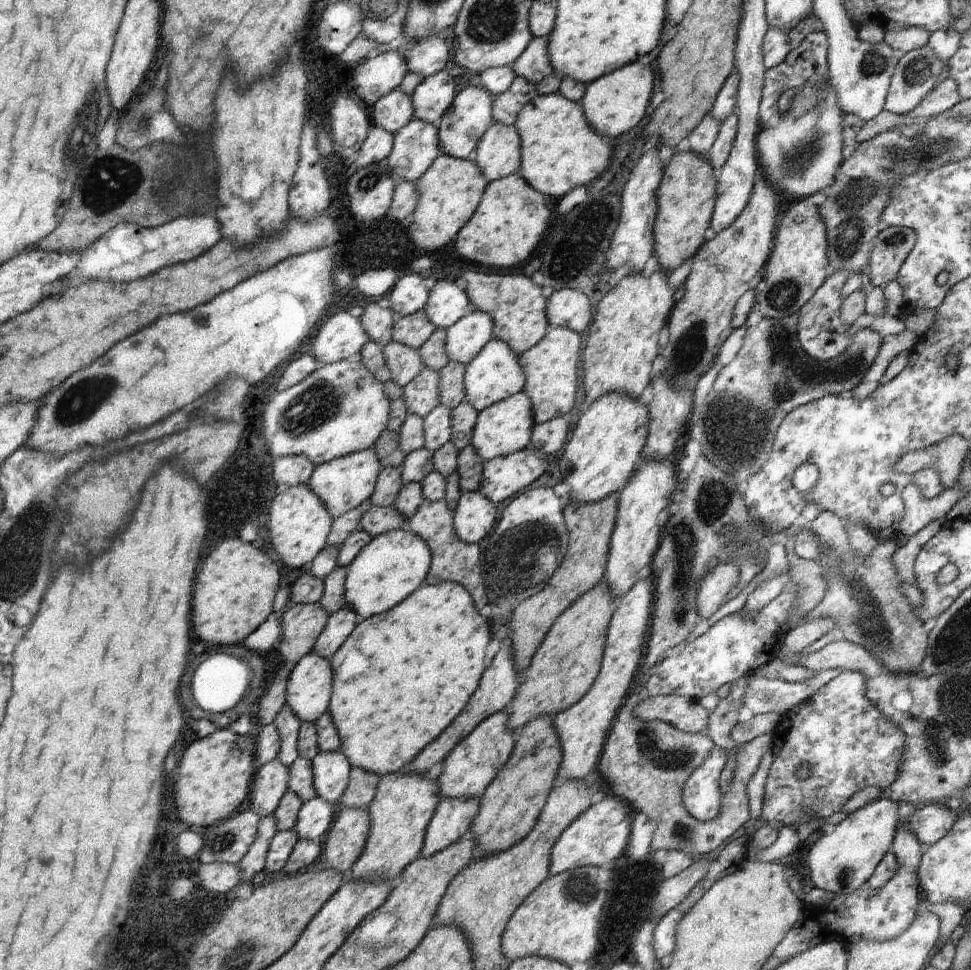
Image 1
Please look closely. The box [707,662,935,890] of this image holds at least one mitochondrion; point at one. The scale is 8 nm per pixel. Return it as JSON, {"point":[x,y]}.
{"point":[843,874]}

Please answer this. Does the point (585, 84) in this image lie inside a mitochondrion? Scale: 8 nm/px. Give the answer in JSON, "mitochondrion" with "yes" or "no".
{"mitochondrion":"no"}

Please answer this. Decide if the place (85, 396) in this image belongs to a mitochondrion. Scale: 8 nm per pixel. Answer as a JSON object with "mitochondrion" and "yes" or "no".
{"mitochondrion":"yes"}

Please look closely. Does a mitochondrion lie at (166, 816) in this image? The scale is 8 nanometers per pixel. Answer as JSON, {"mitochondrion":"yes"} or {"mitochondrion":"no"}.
{"mitochondrion":"no"}

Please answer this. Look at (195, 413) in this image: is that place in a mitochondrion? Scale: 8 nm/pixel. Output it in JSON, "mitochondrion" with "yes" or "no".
{"mitochondrion":"no"}

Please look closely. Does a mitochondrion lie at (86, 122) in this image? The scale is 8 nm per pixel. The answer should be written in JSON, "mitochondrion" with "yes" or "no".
{"mitochondrion":"yes"}

